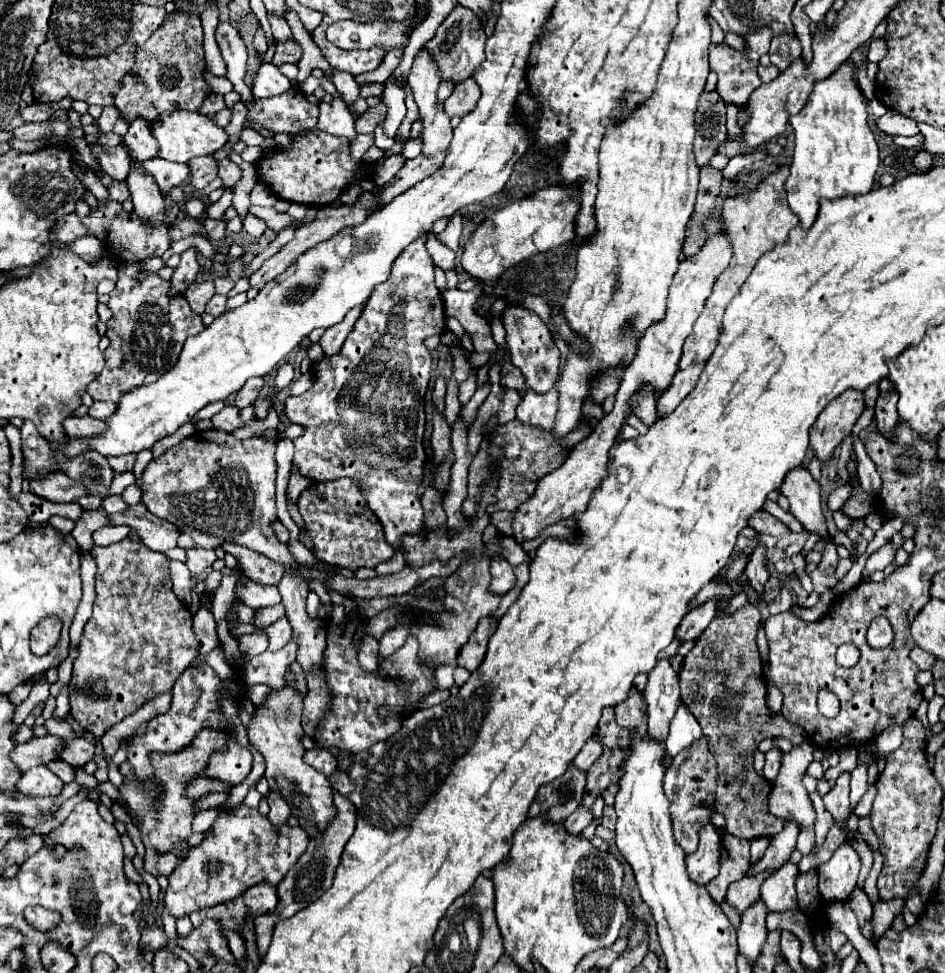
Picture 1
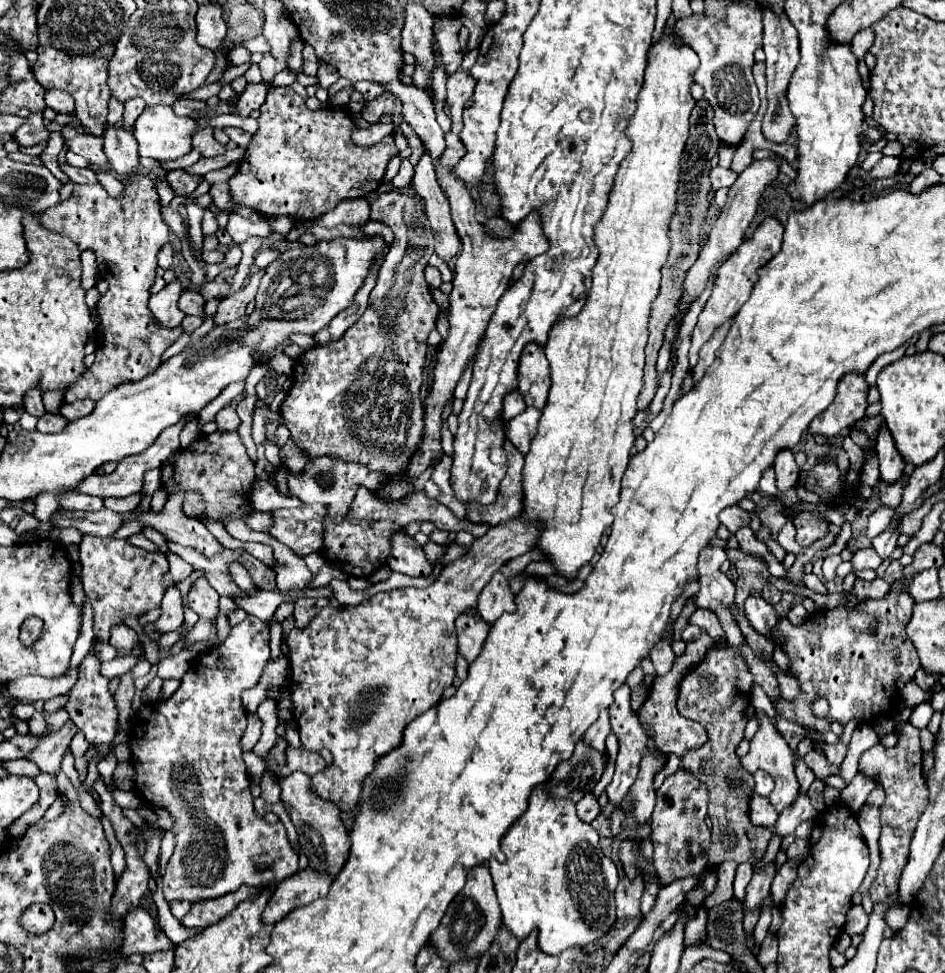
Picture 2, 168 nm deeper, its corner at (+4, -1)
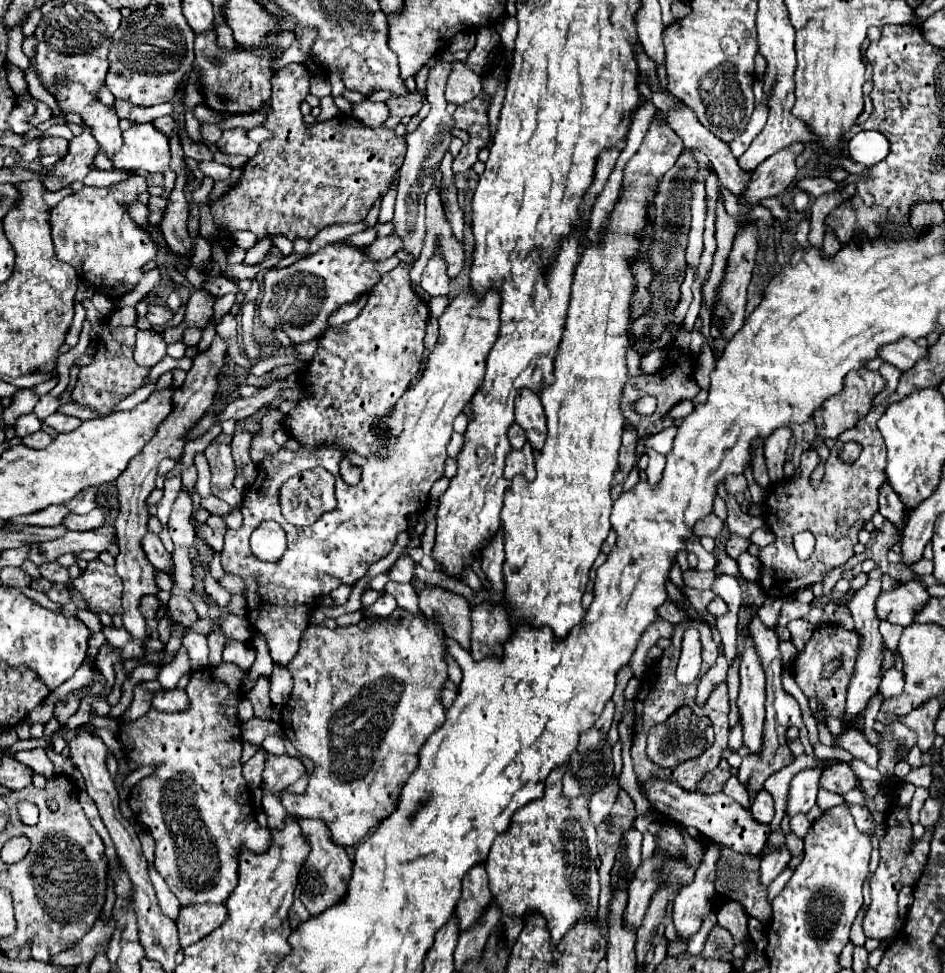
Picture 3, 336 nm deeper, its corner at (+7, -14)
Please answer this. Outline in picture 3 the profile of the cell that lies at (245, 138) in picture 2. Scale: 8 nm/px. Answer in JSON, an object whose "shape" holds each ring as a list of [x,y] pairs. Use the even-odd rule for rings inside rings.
{"shape":[[[204,124],[204,126],[200,126],[200,134],[202,134],[202,138],[206,142],[214,144],[222,136],[222,130],[218,126],[214,126],[214,124]]]}

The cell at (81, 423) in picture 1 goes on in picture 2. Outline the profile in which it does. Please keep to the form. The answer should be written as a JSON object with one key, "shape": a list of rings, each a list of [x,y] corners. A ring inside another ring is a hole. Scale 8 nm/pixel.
{"shape":[[[45,413],[37,421],[37,431],[41,431],[41,433],[59,433],[61,429],[65,429],[65,425],[67,425],[67,421],[61,415],[47,415]]]}

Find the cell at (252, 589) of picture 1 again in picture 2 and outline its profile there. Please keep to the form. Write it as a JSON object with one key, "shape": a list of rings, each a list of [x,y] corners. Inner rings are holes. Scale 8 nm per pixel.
{"shape":[[[169,543],[167,545],[171,553],[179,555],[185,563],[189,563],[195,571],[203,571],[205,579],[209,581],[209,585],[221,595],[221,597],[233,597],[233,595],[241,595],[243,591],[233,583],[231,573],[229,573],[229,563],[237,563],[241,559],[241,551],[231,551],[225,549],[221,551],[221,555],[211,555],[205,557],[199,551],[193,551],[189,547],[183,547],[179,543]]]}

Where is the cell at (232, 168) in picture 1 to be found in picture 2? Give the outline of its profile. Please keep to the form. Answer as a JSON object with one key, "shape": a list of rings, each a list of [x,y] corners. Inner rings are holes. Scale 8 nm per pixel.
{"shape":[[[213,129],[197,131],[197,133],[193,135],[193,149],[197,149],[203,157],[215,157],[215,155],[225,153],[225,145],[217,143],[217,141],[213,139]]]}

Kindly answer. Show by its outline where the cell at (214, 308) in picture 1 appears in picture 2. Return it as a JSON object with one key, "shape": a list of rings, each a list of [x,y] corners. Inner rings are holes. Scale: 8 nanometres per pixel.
{"shape":[[[183,289],[181,299],[179,299],[179,307],[181,307],[181,311],[185,315],[199,315],[199,317],[203,317],[203,305],[205,305],[205,299],[197,291]]]}

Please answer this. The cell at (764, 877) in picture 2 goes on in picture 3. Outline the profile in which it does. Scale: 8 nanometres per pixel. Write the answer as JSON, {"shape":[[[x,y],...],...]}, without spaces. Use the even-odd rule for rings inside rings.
{"shape":[[[786,846],[774,850],[772,854],[764,854],[762,856],[762,864],[760,864],[760,884],[764,888],[768,888],[770,882],[786,868],[786,864],[788,864],[790,858],[792,856],[790,856],[790,852],[788,852]]]}

